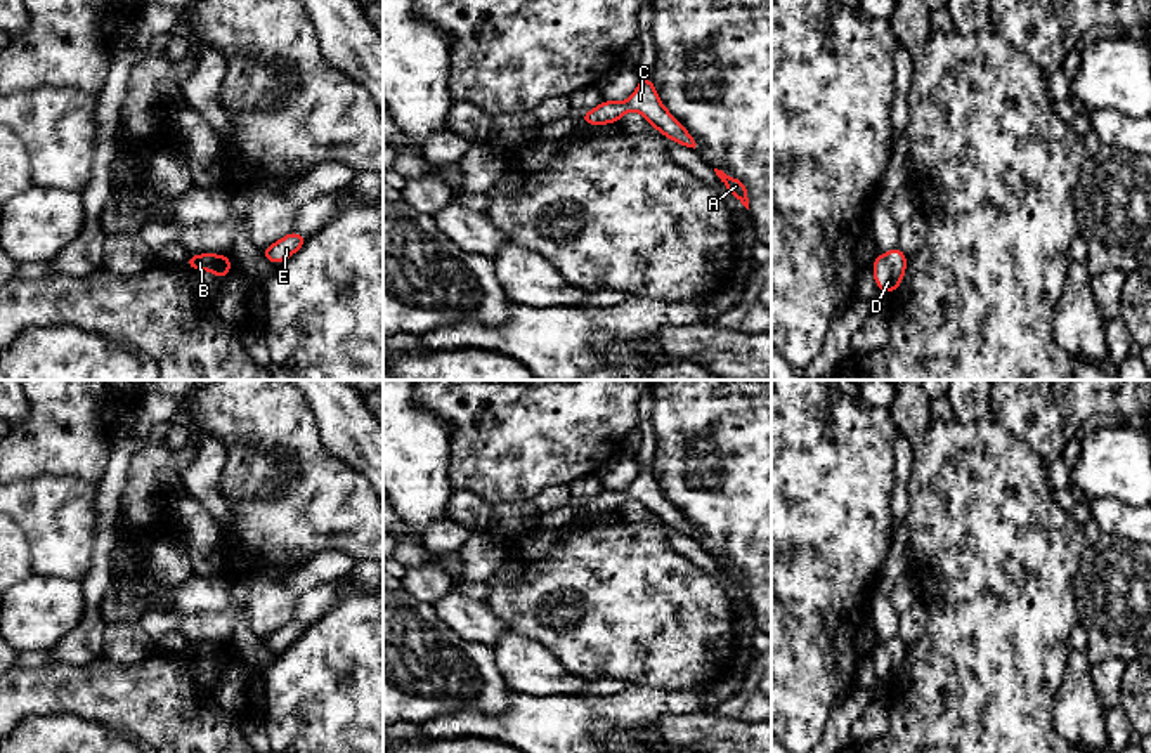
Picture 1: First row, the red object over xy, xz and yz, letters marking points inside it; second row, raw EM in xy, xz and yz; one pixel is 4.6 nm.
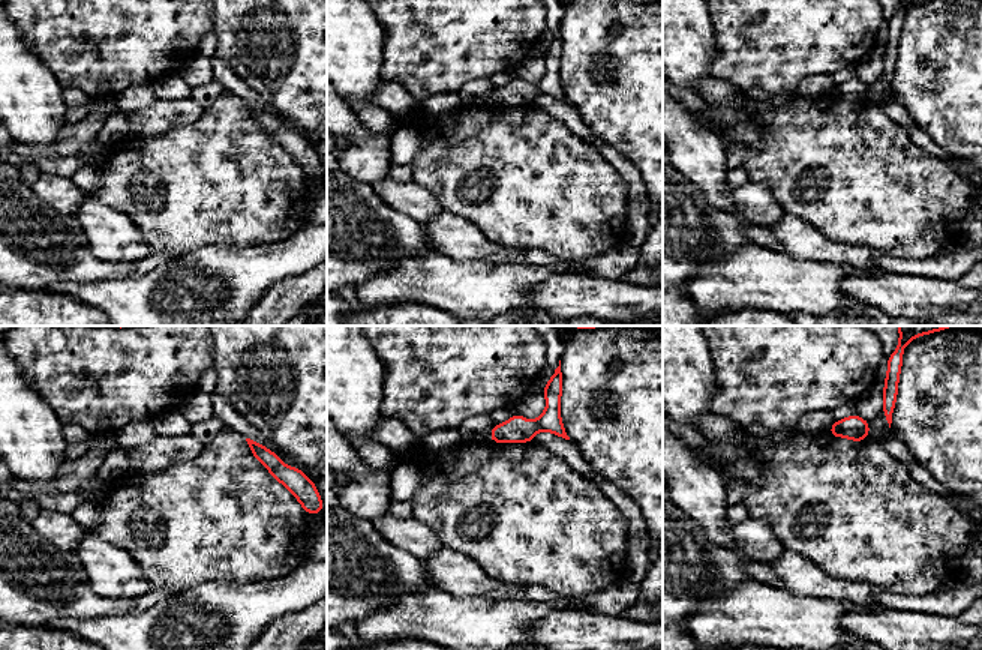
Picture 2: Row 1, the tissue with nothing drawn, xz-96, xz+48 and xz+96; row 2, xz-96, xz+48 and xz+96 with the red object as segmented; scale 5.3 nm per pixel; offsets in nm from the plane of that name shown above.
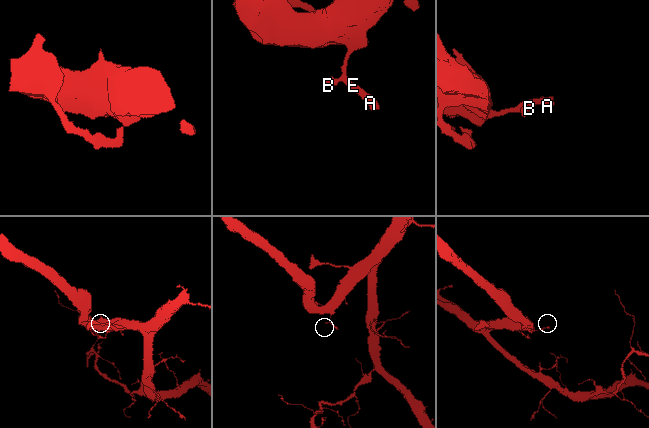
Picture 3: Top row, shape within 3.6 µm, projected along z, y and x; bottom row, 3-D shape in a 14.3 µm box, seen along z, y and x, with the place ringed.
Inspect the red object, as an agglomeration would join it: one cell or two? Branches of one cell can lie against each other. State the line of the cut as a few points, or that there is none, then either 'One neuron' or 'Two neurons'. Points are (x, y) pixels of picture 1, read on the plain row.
No split. One neuron

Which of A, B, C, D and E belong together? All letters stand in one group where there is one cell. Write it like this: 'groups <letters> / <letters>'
groups A B C D E

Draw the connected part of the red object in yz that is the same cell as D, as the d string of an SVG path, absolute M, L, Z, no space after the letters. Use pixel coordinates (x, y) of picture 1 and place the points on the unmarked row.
M898 635L874 649L872 659L881 680L891 684L901 673L907 649L907 644Z

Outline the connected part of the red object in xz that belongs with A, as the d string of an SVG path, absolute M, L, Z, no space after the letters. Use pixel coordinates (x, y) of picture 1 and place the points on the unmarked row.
M714 557L714 560L726 578L749 599L747 574L742 569L726 564L723 559Z

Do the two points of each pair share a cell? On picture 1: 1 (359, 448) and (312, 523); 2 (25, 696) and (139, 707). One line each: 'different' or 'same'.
1: different
2: same

